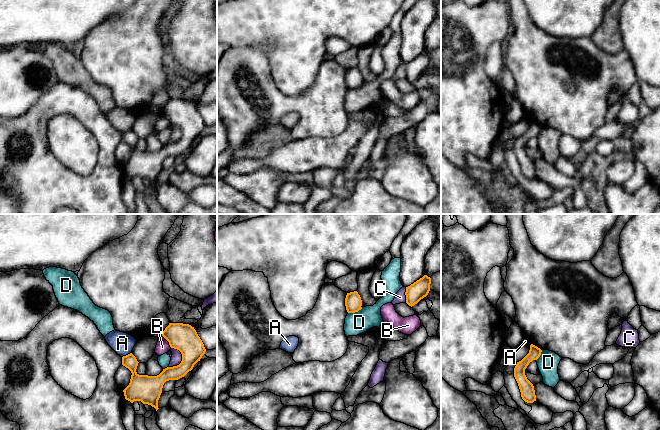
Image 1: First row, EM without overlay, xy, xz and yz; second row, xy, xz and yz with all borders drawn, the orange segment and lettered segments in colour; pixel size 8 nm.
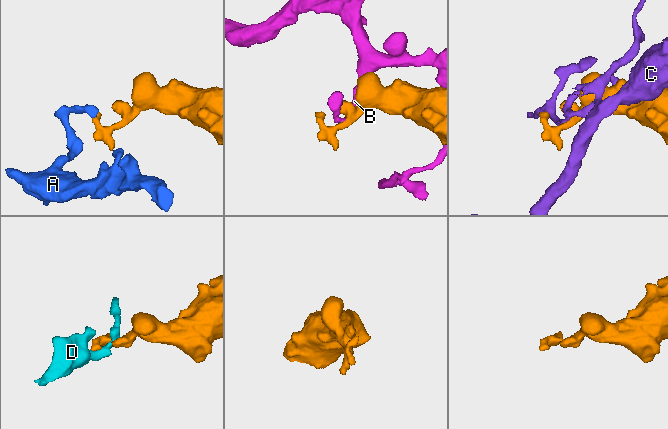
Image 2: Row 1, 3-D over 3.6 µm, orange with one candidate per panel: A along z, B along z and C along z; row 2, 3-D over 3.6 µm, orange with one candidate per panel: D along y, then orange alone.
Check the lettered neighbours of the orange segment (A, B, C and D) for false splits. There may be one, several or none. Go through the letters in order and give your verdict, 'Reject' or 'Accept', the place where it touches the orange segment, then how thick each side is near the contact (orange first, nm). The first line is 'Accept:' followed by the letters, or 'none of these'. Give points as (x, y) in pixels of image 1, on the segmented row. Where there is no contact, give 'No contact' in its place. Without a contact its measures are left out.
Accept: none of these
A: Reject. Touches orange at xy (126, 355). Thickness 140 nm (orange) against 180 nm
B: Reject. Touches orange at xy (167, 340). Thickness 220 nm (orange) against 110 nm
C: Reject. Touches orange at xy (182, 359). Thickness 220 nm (orange) against 90 nm
D: Reject. Touches orange at xz (355, 311). Thickness 140 nm (orange) against 180 nm

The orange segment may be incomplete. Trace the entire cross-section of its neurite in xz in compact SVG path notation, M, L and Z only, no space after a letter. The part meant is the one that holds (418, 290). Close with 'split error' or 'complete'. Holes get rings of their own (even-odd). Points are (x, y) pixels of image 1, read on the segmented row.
M424 275L422 278L406 287L406 303L412 307L426 297L430 291L430 284L431 278Z | complete

